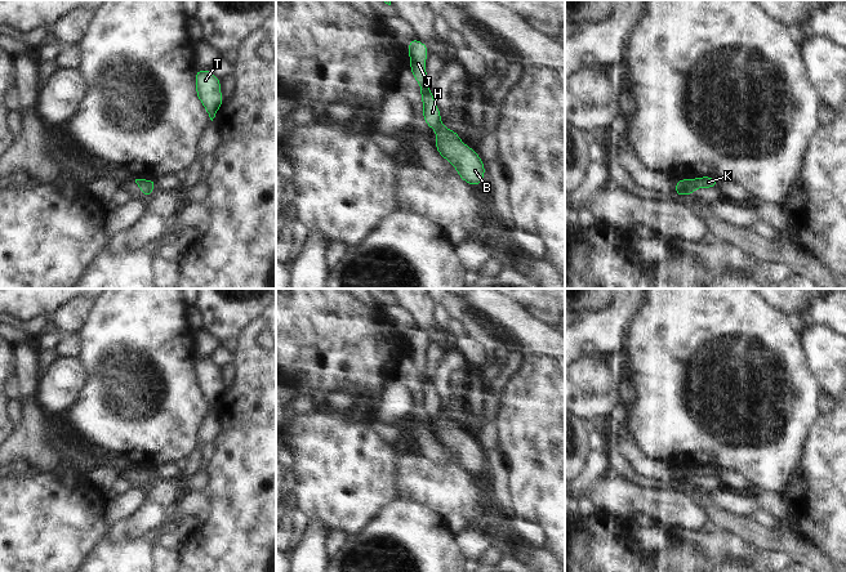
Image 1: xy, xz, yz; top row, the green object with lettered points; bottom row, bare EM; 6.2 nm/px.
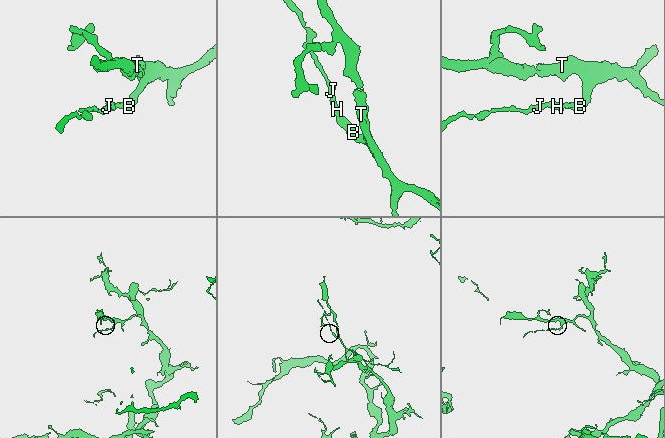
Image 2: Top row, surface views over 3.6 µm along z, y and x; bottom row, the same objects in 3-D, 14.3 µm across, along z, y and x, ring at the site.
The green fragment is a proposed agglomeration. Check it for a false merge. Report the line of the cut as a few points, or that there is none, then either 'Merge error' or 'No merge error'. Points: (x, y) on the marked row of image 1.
Split along yz (689, 181), (693, 190). Merge error

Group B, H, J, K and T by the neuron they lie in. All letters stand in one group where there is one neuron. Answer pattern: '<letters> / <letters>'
B K T / H J

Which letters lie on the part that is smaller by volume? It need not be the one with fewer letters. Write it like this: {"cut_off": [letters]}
{"cut_off": ["H", "J"]}

